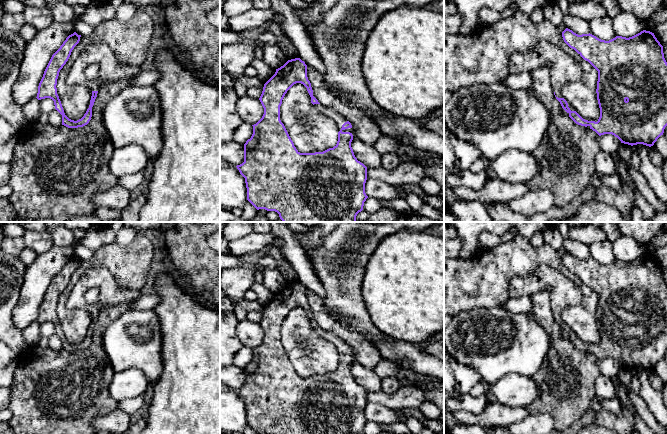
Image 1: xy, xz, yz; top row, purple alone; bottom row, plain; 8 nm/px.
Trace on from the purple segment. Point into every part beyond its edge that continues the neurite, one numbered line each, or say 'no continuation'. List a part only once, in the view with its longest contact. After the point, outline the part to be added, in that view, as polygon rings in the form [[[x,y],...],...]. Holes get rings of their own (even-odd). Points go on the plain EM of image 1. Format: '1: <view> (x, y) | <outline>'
1: xz (339, 343) | [[[314,328],[314,332],[323,340],[332,343],[336,348],[338,356],[341,354],[342,349],[348,345],[343,339],[339,338],[333,333],[322,330],[321,328]]]

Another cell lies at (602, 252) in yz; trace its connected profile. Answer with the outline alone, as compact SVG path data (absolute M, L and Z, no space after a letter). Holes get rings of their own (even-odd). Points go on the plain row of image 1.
M608 240L589 245L589 252L589 257L601 264L609 265L617 260L612 243Z

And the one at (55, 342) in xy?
M54 334L49 337L49 347L54 351L60 351L62 349L62 339Z

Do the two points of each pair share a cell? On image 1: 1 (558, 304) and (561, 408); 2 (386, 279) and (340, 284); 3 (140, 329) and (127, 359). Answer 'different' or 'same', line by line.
1: different
2: different
3: same

